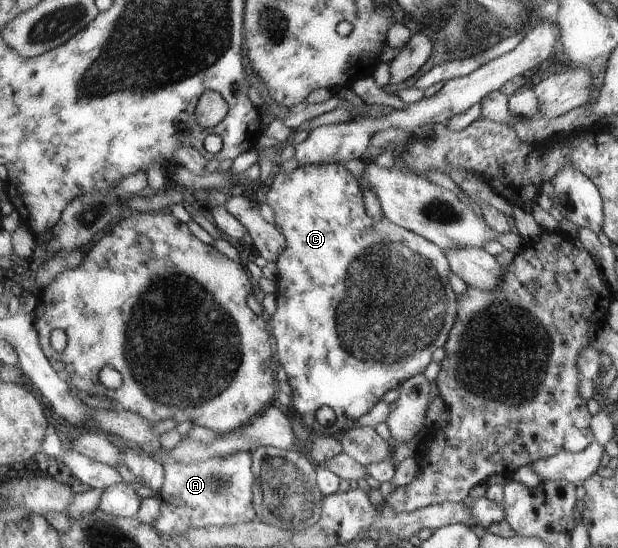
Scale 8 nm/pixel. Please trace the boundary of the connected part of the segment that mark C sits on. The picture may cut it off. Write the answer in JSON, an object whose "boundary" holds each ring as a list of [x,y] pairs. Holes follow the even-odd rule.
{"boundary":[[[344,164],[299,165],[291,173],[280,170],[274,177],[272,186],[265,193],[263,200],[272,208],[275,214],[275,226],[283,233],[287,240],[287,247],[278,259],[277,268],[277,310],[270,318],[273,328],[274,342],[276,343],[276,360],[281,363],[292,389],[292,408],[301,416],[308,427],[324,436],[340,436],[350,429],[349,419],[358,425],[358,421],[368,414],[383,398],[386,393],[399,388],[408,379],[419,374],[425,374],[440,355],[451,337],[452,329],[458,318],[459,297],[450,285],[451,264],[447,253],[415,232],[402,228],[390,222],[385,216],[383,219],[372,218],[365,207],[365,196],[359,180],[345,167]],[[322,407],[329,407],[335,413],[335,422],[322,427],[316,419],[316,413]]]}

